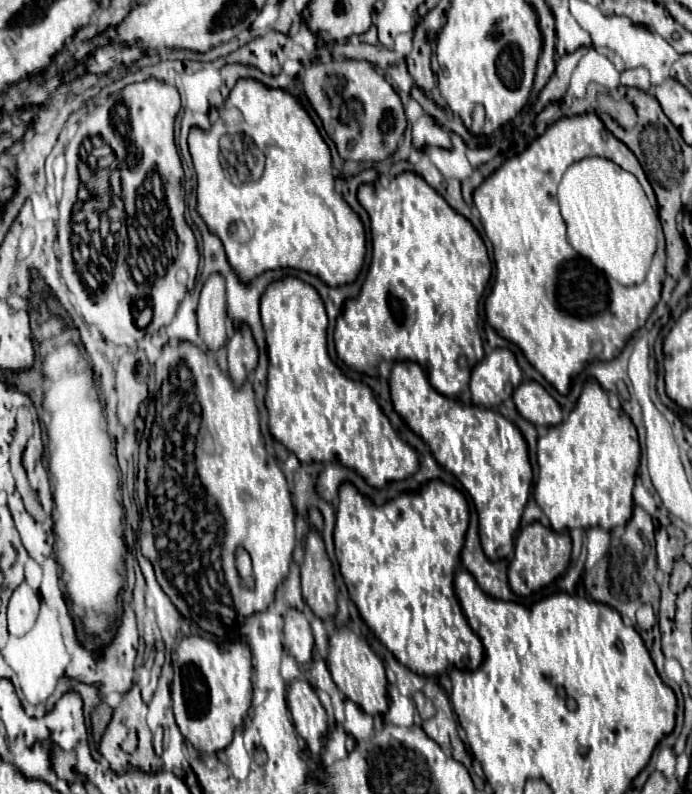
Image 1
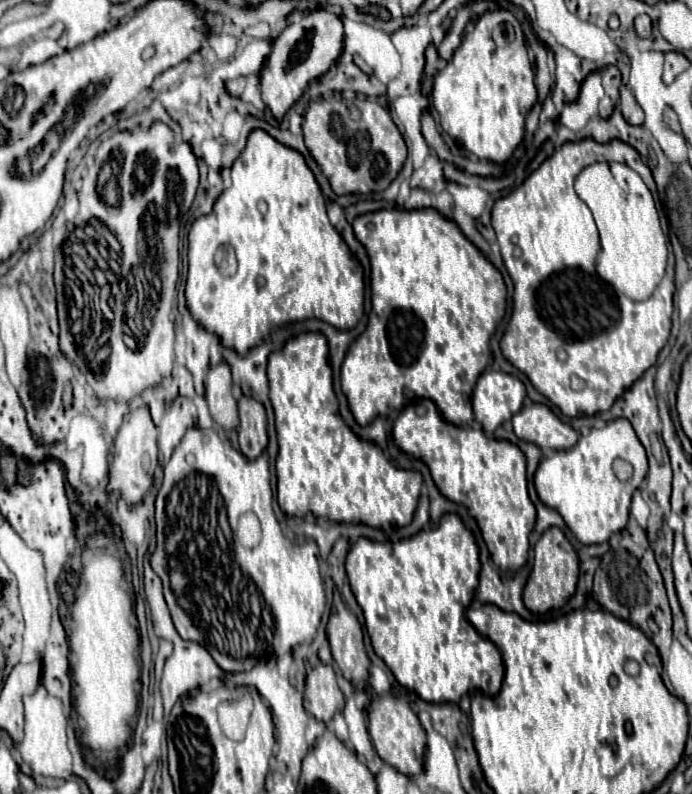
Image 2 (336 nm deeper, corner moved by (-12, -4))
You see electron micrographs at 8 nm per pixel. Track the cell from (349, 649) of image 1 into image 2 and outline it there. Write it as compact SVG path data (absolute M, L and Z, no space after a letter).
M394 695L374 697L368 707L368 731L380 759L404 775L418 775L424 769L426 731L406 701Z

